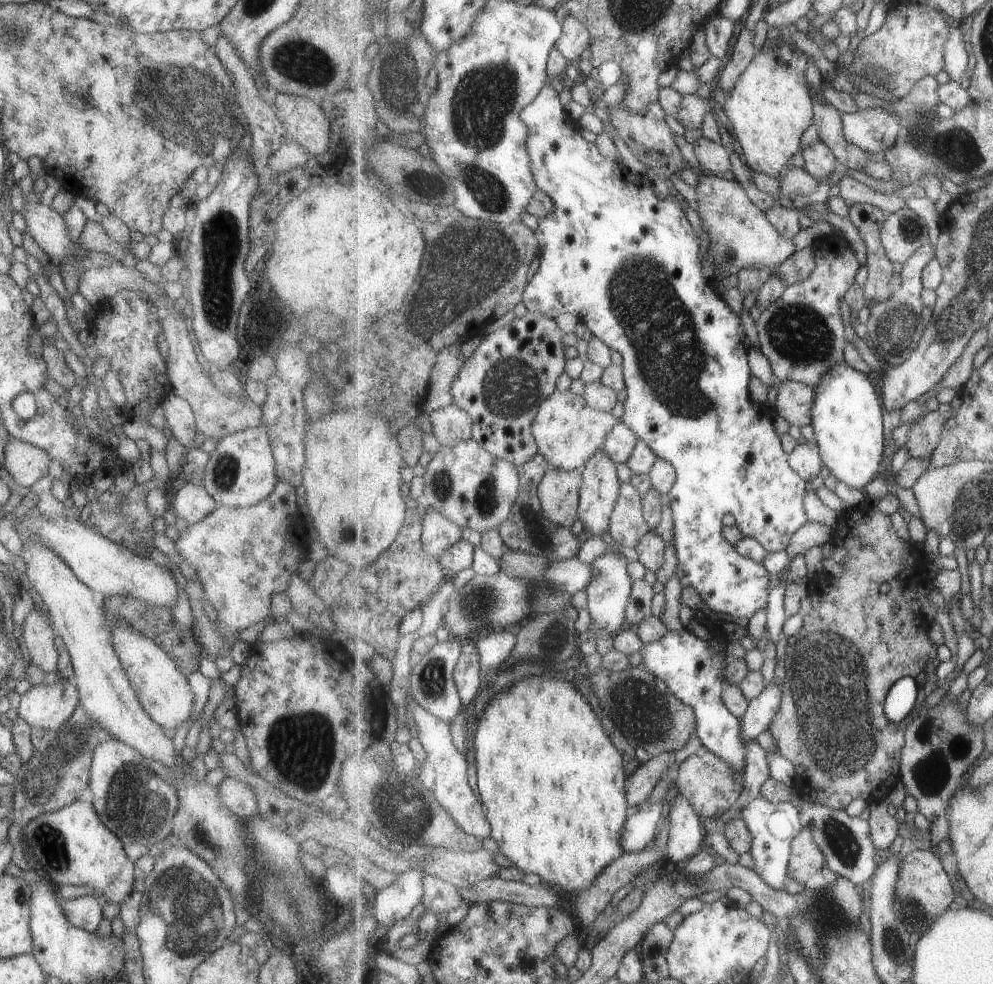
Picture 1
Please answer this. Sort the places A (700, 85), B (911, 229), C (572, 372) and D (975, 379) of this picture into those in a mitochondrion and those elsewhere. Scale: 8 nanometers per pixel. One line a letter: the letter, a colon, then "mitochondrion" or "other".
A: other
B: mitochondrion
C: other
D: other

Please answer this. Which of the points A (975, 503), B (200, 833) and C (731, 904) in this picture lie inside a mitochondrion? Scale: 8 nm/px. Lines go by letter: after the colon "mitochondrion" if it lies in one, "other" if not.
A: mitochondrion
B: mitochondrion
C: other

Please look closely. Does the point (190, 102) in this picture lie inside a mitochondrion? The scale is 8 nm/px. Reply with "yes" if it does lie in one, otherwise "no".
yes

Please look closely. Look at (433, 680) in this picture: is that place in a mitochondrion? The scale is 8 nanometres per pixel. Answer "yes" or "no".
yes

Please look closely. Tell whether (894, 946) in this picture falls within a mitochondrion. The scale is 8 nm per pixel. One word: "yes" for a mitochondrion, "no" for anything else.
yes

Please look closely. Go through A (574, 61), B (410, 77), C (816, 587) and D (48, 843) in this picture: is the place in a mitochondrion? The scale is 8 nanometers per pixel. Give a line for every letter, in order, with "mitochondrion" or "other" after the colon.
A: other
B: mitochondrion
C: other
D: mitochondrion

